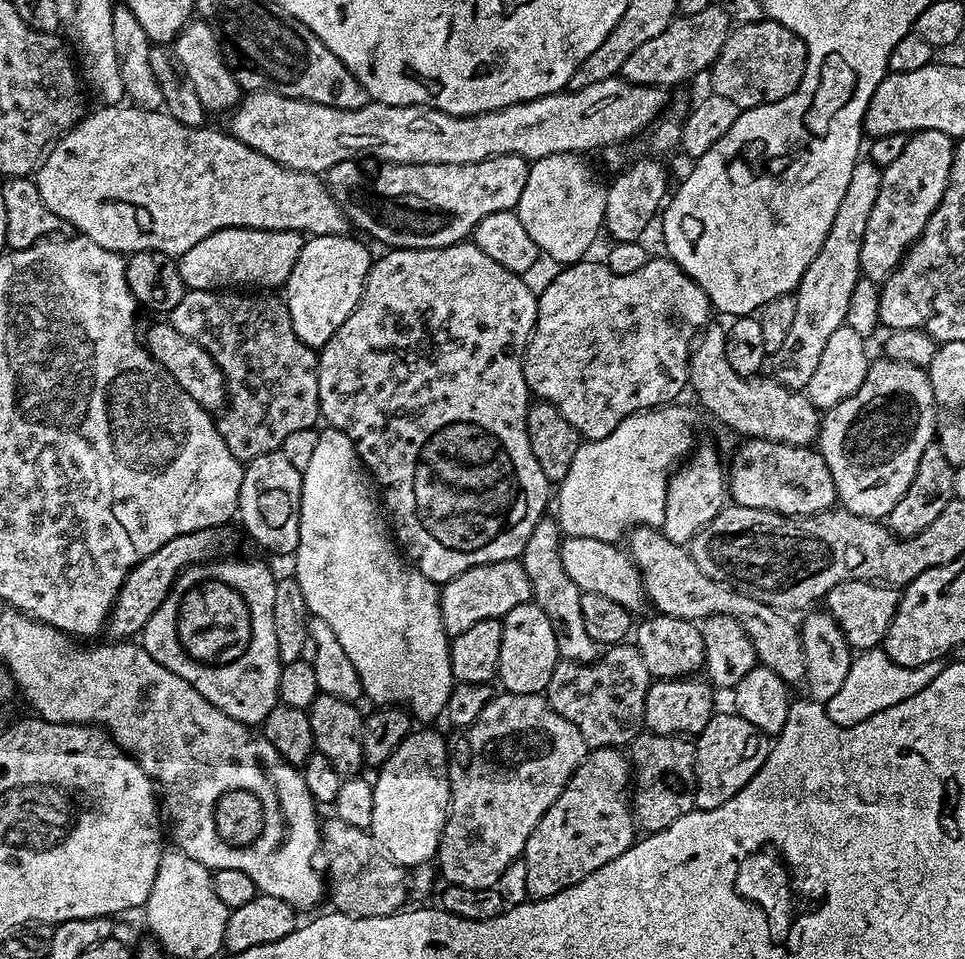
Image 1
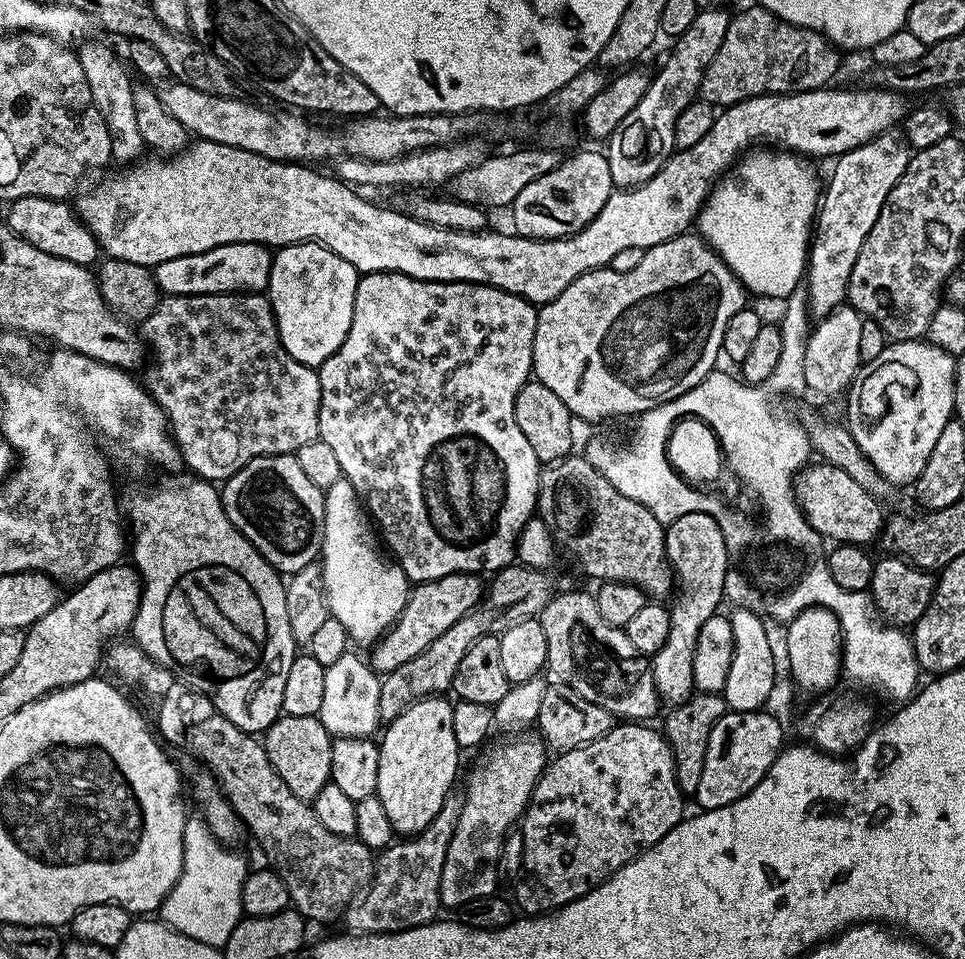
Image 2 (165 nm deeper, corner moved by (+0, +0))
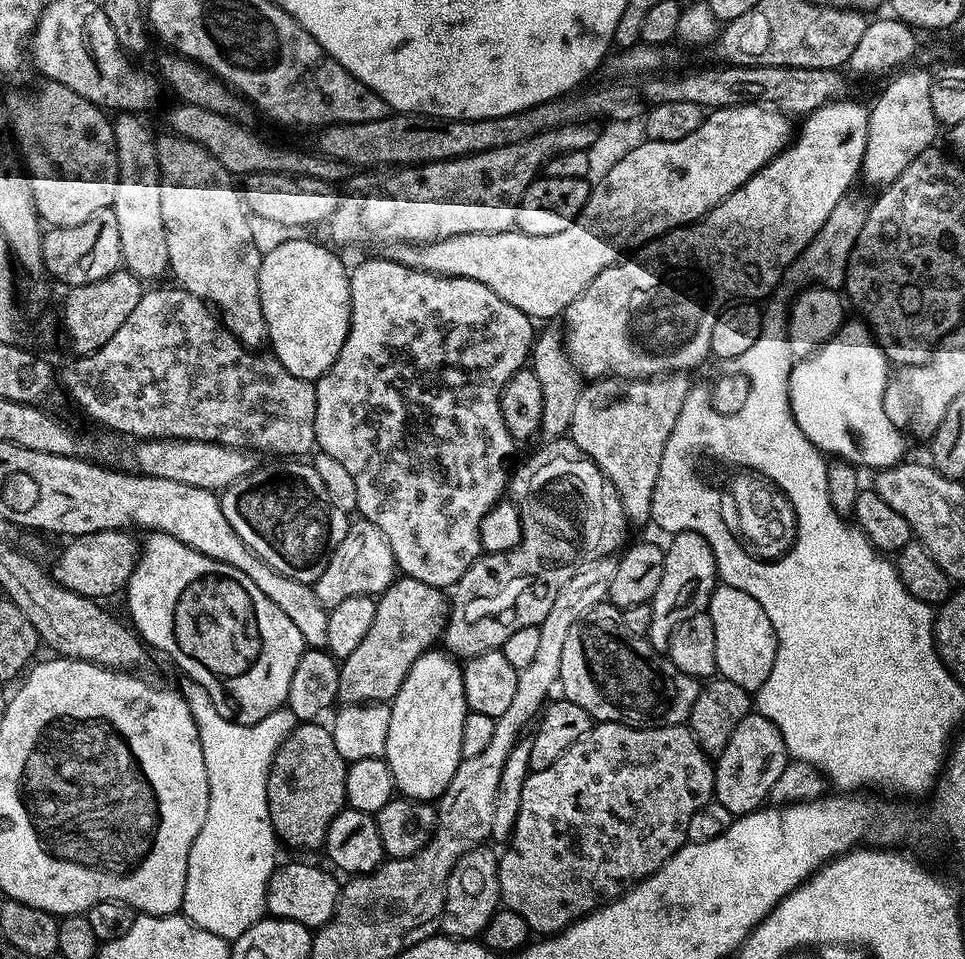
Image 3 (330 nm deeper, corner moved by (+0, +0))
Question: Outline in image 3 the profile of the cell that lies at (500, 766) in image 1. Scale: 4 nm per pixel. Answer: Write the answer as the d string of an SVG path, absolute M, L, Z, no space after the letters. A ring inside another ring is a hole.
M483 846L470 849L466 854L462 854L462 858L458 858L458 866L454 866L446 882L442 917L443 935L457 940L479 937L483 933L486 922L490 922L490 918L501 904L497 853L487 852Z

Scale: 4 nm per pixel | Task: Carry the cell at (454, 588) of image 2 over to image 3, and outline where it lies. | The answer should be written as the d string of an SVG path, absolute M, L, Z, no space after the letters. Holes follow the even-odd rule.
M401 575L375 601L374 620L354 652L342 660L338 678L341 705L391 702L398 694L410 666L441 639L448 626L450 600L441 589Z

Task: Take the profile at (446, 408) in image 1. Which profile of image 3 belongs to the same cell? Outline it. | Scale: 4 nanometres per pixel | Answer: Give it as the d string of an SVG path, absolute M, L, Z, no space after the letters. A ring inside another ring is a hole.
M387 258L364 260L356 269L353 267L348 285L352 299L348 341L342 346L334 366L330 366L327 374L315 381L315 447L330 454L330 458L338 458L338 462L346 466L350 478L354 478L354 487L358 489L356 512L363 519L374 522L374 526L378 526L378 530L386 534L386 542L390 542L397 569L418 582L448 590L460 581L462 574L466 574L466 570L470 570L470 566L482 554L482 518L486 518L488 511L501 500L510 484L508 463L512 460L514 441L510 430L506 430L506 422L502 422L500 395L512 375L529 363L534 343L534 321L531 316L522 314L518 306L502 302L502 298L498 298L494 290L482 286L482 282L474 282L461 276L436 276L432 272L419 272L417 268L407 268Z

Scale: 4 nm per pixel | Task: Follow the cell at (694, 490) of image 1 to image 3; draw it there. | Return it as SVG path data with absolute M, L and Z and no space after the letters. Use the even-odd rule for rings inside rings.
M677 532L664 548L664 569L662 582L658 582L658 590L650 601L650 630L646 637L648 645L657 654L667 653L670 634L686 618L705 611L712 597L712 591L718 583L716 559L710 550L710 542L697 532Z

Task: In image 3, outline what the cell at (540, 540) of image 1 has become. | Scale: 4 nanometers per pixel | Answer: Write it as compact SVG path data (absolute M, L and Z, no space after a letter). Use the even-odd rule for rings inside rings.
M605 602L570 626L558 681L563 699L582 706L596 722L629 724L631 728L685 723L700 693L701 681L682 674L667 655L657 654L645 637L630 634L621 616L621 609Z

